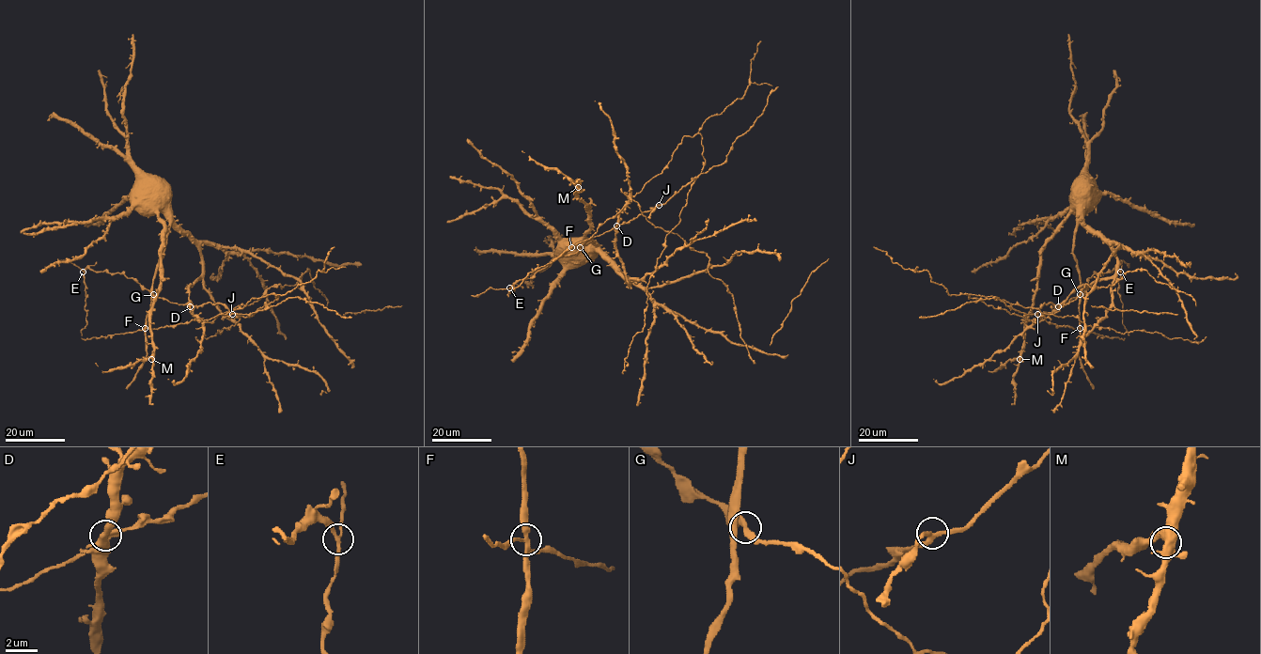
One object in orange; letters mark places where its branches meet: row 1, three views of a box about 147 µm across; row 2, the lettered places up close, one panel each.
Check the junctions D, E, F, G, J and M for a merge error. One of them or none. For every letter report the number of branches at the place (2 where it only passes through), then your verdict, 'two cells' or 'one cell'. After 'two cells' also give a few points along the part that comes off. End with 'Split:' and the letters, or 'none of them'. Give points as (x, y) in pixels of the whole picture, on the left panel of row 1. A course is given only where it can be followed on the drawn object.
D: 4 | one cell
E: 3 | one cell
F: 4 | two cells | (145, 328), (212, 319), (252, 298), (278, 296), (220, 334), (197, 342), (196, 336)
G: 3 | one cell
J: 3 | one cell
M: 4 | one cell
Split: F

